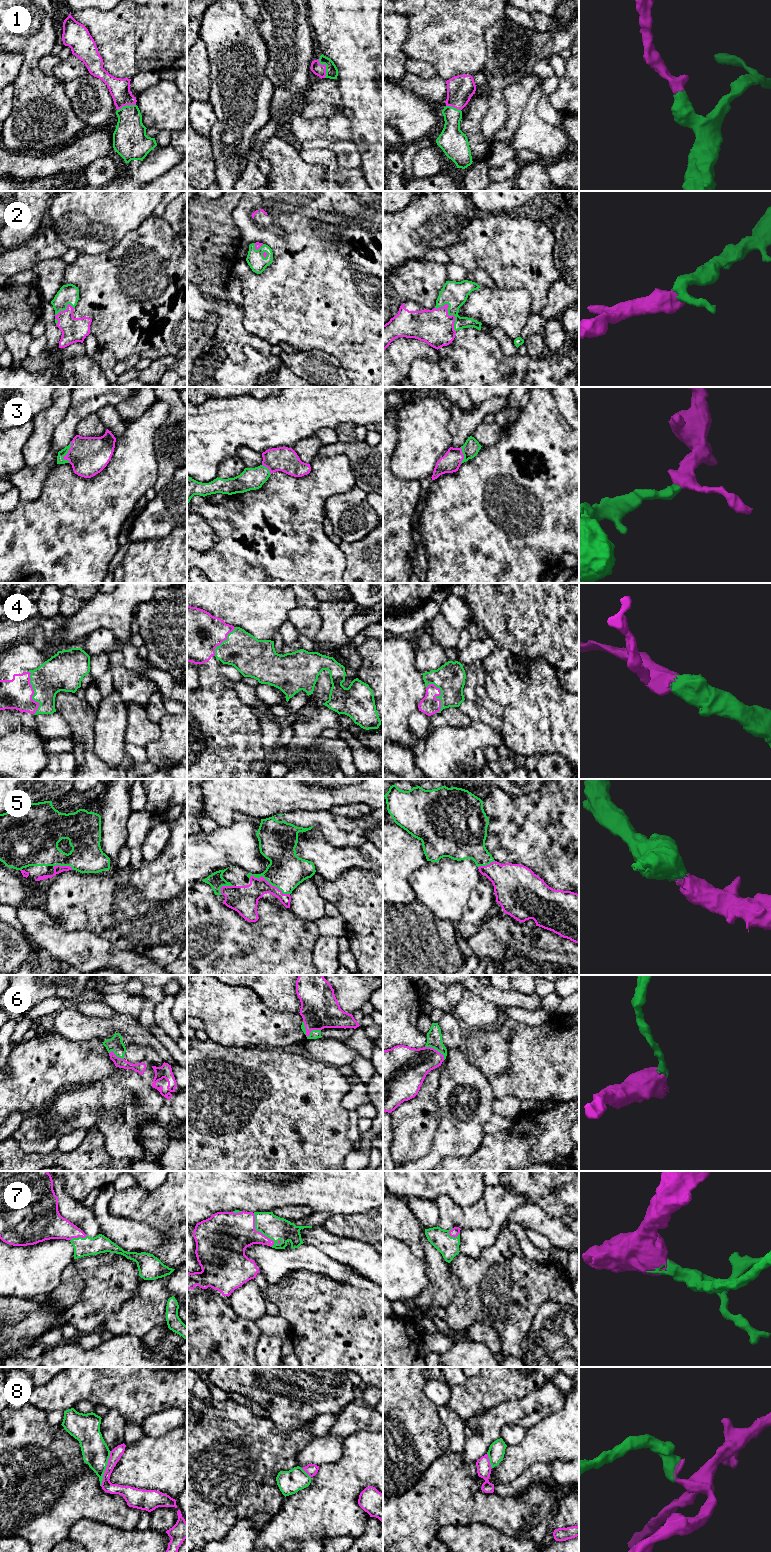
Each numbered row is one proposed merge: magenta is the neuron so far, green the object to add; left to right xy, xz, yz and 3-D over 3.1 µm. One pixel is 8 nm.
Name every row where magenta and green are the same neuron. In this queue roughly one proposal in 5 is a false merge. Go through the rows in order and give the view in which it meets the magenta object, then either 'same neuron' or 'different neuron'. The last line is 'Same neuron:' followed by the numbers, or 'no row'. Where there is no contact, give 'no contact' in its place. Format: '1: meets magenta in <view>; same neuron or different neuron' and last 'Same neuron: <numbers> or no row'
1: meets magenta in xz; same neuron
2: meets magenta in yz; same neuron
3: meets magenta in xy; same neuron
4: meets magenta in xy; same neuron
5: meets magenta in xz; same neuron
6: meets magenta in xz; same neuron
7: meets magenta in xz; same neuron
8: meets magenta in xy; different neuron
Same neuron: 1, 2, 3, 4, 5, 6, 7

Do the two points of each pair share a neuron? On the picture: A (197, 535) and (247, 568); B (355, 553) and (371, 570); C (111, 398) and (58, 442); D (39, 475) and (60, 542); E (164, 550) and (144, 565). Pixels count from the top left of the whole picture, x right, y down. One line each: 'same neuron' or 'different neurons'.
A: different neurons
B: same neuron
C: same neuron
D: different neurons
E: same neuron

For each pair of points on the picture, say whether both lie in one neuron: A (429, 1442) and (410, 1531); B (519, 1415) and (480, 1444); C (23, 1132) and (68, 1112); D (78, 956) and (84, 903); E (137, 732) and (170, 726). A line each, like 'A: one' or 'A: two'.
A: two
B: one
C: one
D: two
E: two

